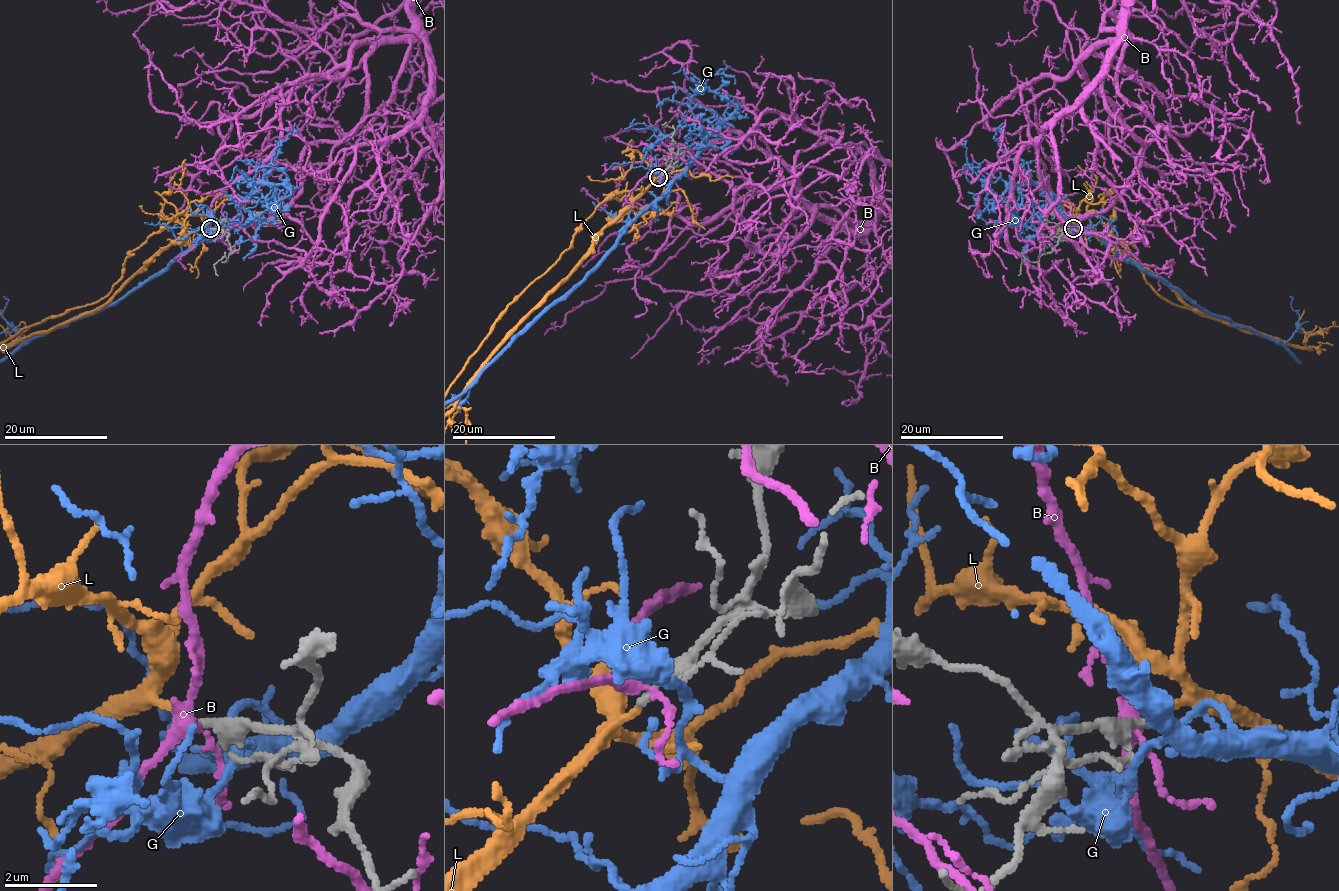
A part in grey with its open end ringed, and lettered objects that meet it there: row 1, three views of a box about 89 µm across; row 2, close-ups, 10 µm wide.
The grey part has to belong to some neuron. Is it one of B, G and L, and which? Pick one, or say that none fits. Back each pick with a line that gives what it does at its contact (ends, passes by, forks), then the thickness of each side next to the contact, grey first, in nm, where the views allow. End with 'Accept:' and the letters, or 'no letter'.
L: it ends; calibres 140 and 150 nm
Accept: L

